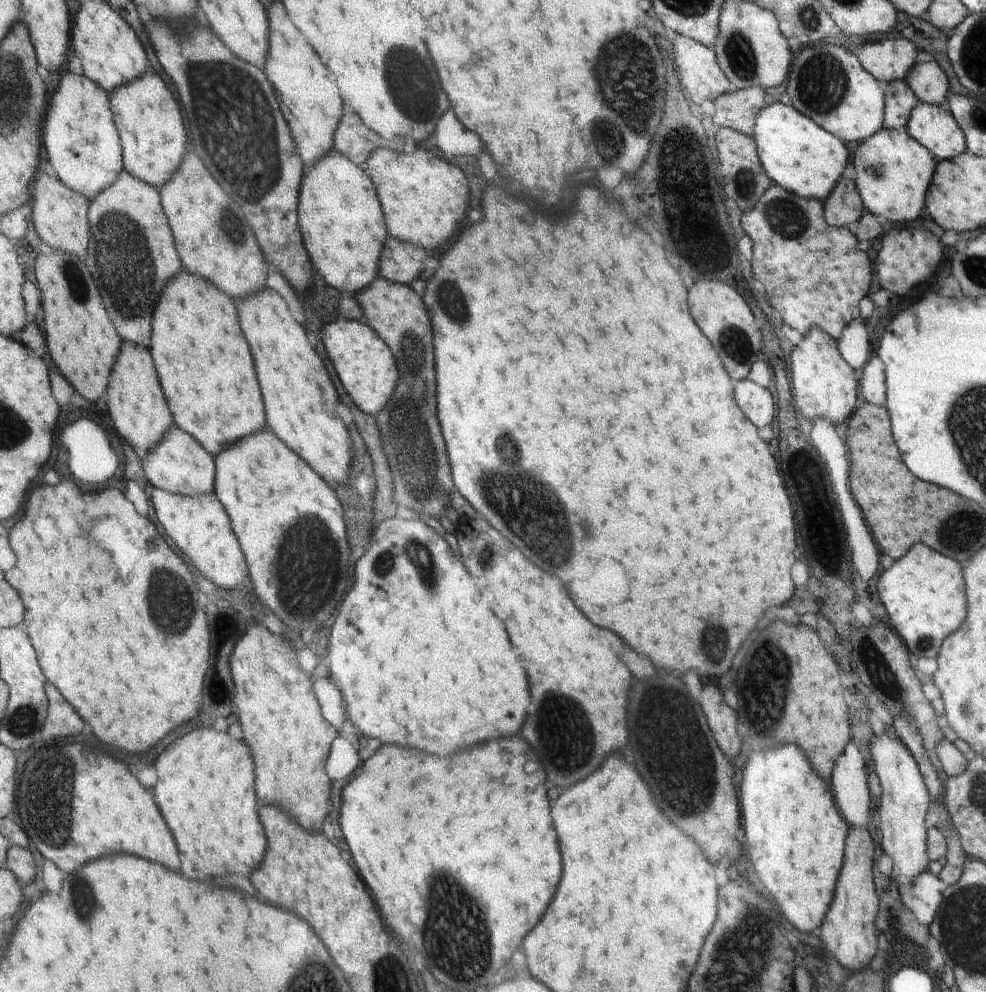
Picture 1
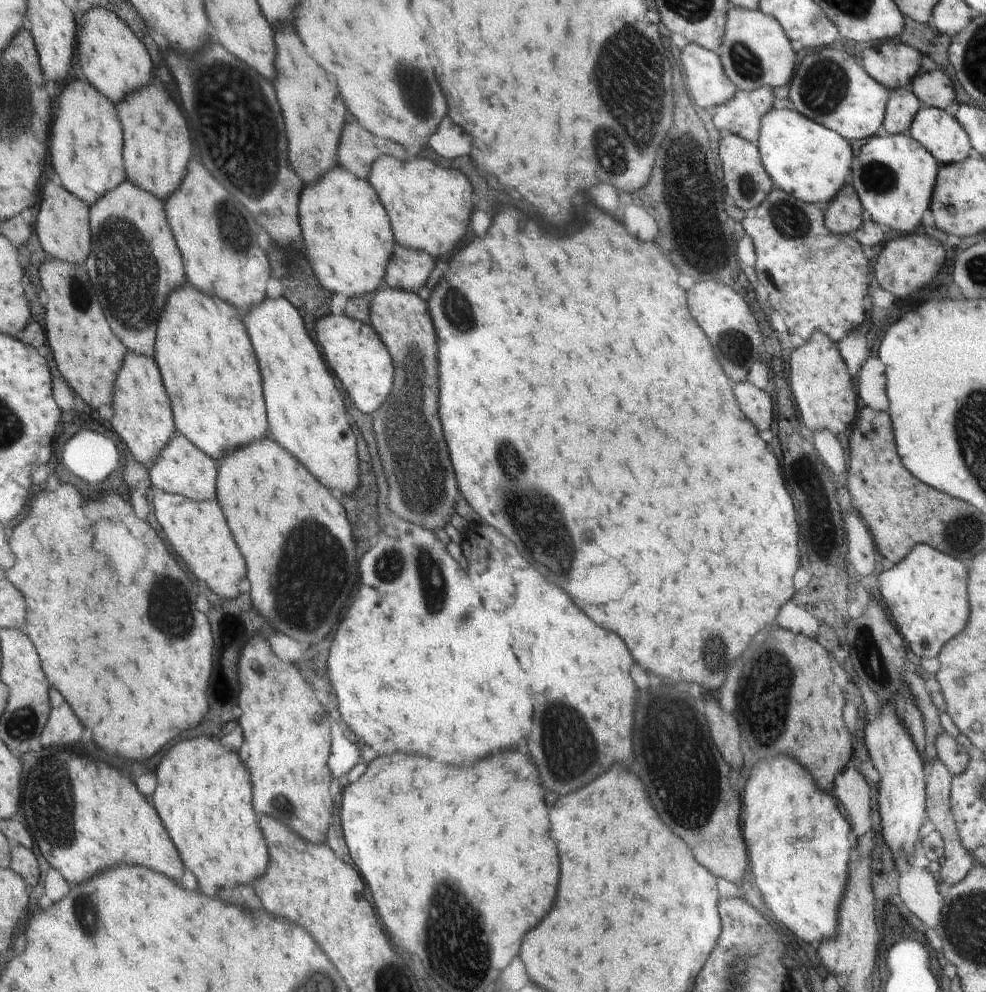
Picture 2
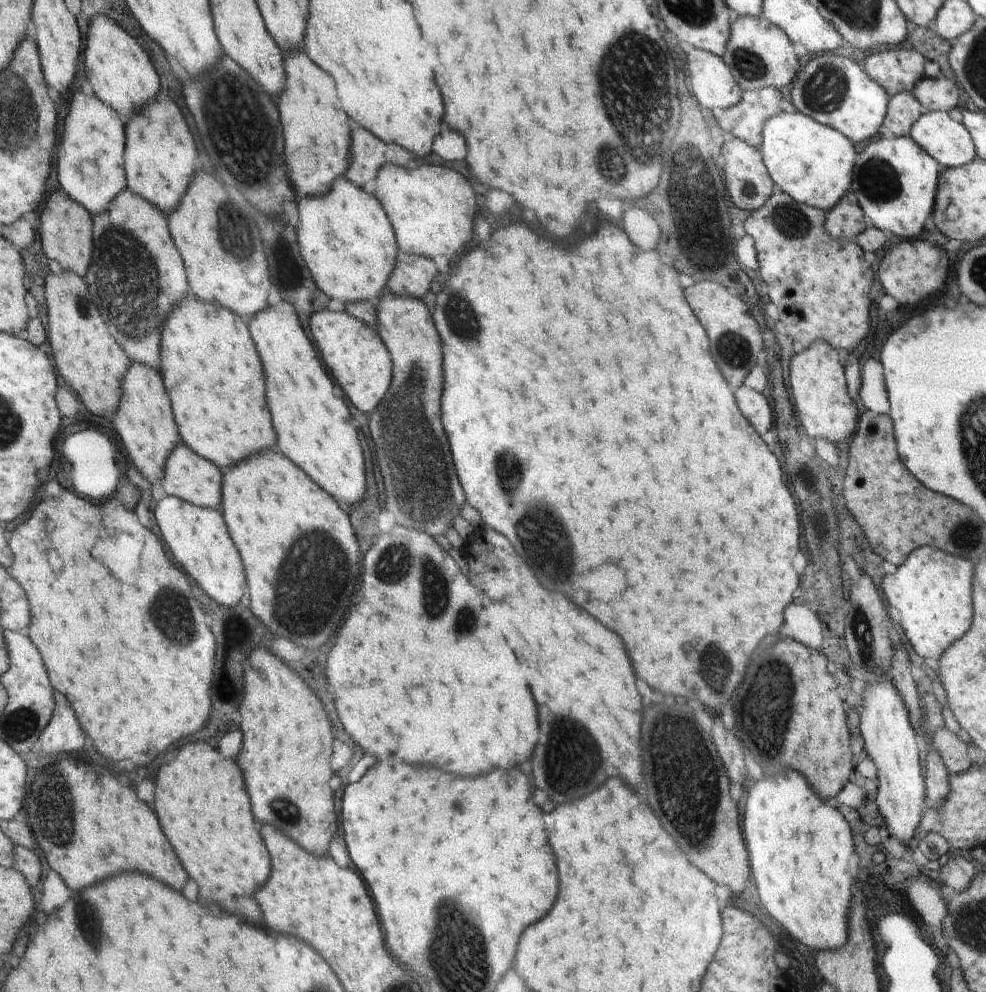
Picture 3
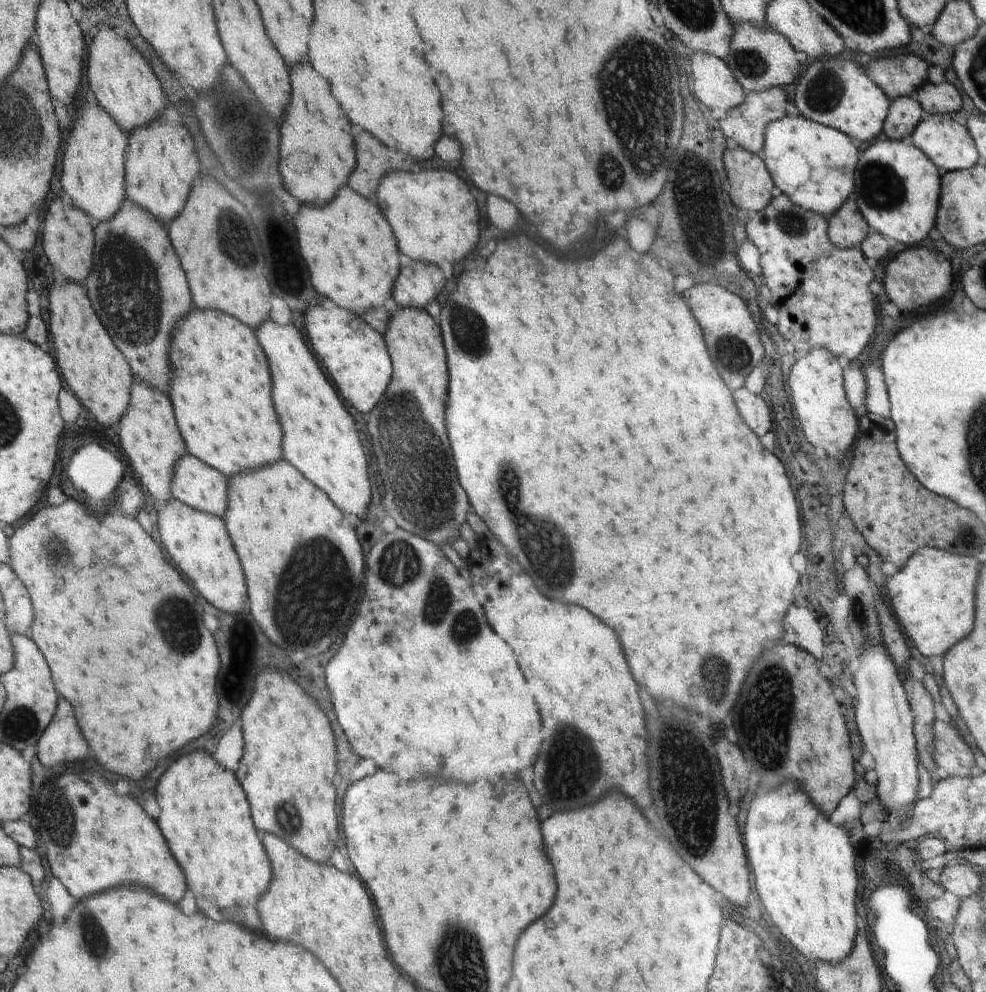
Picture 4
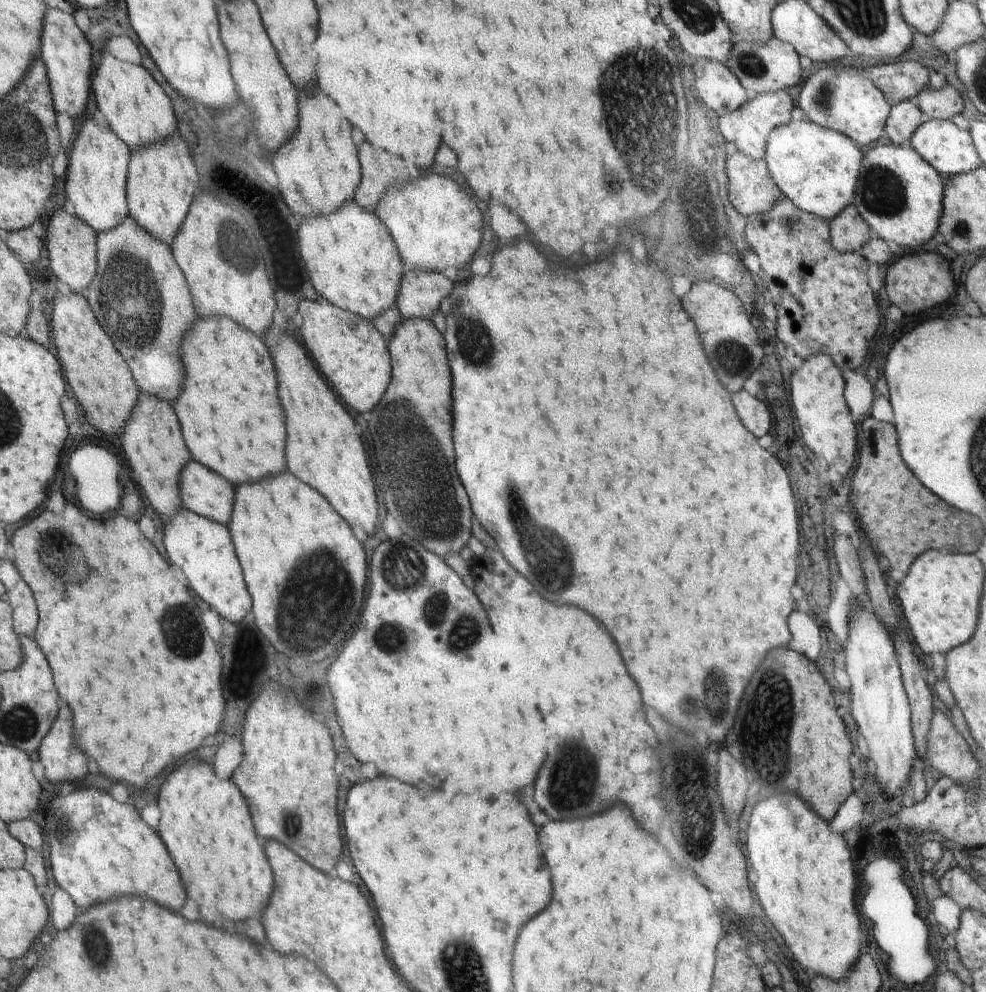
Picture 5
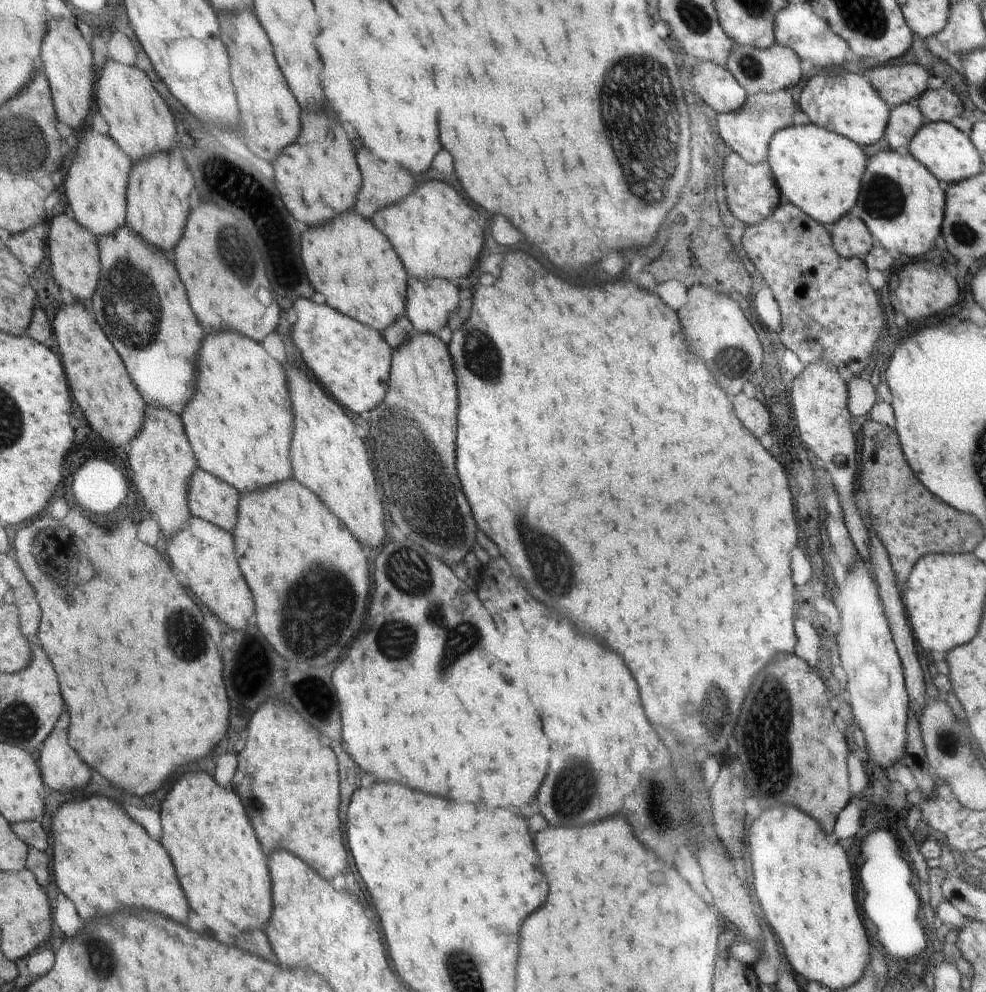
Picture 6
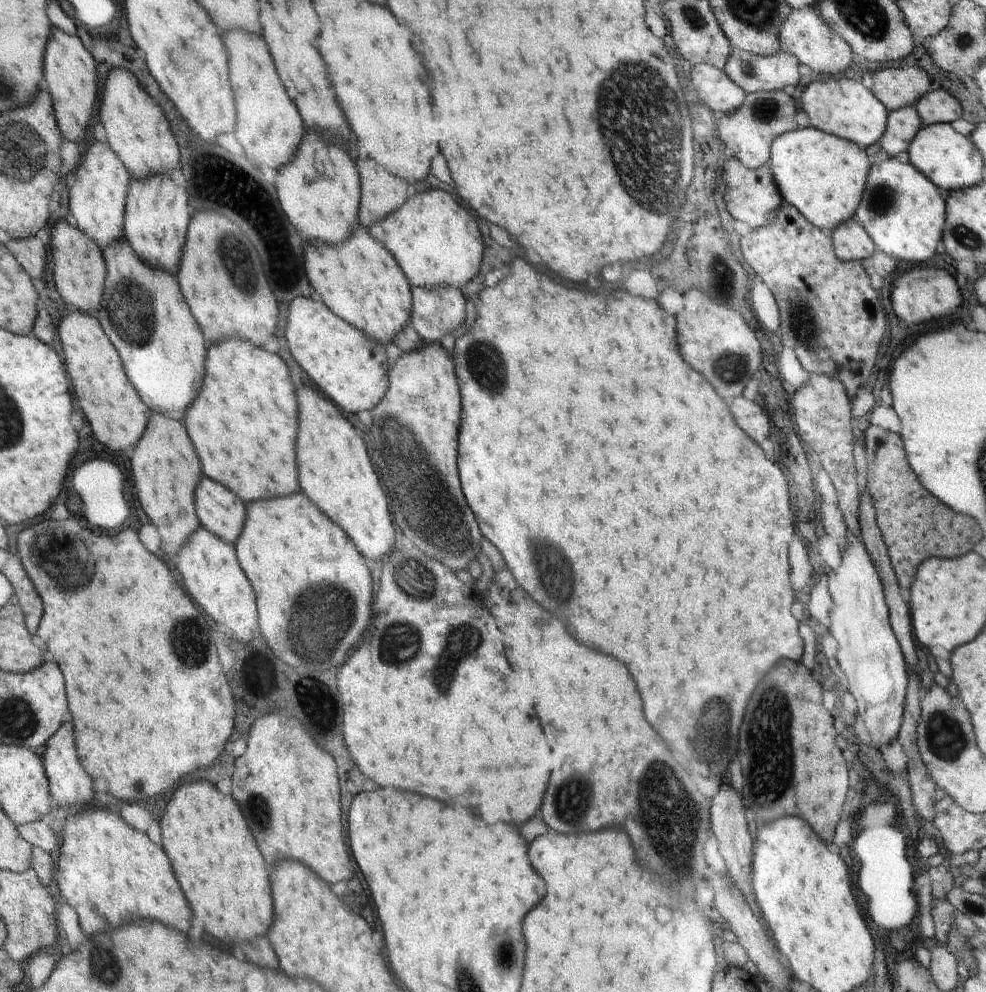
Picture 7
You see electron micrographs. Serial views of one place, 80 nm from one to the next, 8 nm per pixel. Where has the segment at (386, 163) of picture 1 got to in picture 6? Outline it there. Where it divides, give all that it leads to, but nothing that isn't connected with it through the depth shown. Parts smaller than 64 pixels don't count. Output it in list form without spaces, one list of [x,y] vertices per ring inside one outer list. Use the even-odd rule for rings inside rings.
[[[436,180],[424,182],[400,202],[380,208],[378,216],[372,220],[390,236],[390,240],[394,240],[398,256],[406,260],[406,268],[410,268],[410,276],[414,278],[462,280],[478,262],[484,244],[476,210],[468,206],[450,184]]]

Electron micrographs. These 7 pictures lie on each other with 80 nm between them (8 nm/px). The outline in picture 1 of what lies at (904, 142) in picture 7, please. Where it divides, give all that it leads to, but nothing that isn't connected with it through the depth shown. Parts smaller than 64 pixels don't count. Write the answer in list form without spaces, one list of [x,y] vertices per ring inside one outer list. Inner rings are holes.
[[[904,80],[881,82],[885,94],[883,126],[886,129],[906,129],[914,108],[920,102]]]

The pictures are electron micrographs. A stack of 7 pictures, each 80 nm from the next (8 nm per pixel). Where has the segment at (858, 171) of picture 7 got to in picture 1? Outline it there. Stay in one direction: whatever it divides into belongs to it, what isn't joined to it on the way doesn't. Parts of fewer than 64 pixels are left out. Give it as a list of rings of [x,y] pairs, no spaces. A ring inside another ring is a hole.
[[[778,101],[767,104],[757,116],[752,137],[770,180],[807,199],[828,199],[848,162],[848,150],[840,142],[840,137],[824,130],[792,106],[784,106]]]

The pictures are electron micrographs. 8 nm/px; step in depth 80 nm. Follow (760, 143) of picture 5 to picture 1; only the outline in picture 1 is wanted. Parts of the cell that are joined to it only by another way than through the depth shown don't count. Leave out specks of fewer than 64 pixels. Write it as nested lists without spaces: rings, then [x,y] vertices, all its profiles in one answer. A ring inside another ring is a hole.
[[[760,85],[747,89],[738,89],[714,100],[715,112],[712,125],[717,128],[728,127],[753,136],[756,118],[765,108],[766,92]]]

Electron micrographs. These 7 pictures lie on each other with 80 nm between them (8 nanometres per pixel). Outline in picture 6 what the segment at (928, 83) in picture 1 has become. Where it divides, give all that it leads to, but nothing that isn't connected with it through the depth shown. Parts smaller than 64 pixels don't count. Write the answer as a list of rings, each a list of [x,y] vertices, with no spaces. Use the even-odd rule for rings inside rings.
[[[930,89],[915,102],[921,109],[926,122],[944,121],[960,116],[965,110],[957,94],[950,89]]]

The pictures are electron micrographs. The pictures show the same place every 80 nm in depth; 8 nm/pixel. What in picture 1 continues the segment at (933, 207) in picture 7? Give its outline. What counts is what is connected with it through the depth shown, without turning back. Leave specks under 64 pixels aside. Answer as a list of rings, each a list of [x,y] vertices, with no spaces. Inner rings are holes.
[[[882,128],[870,139],[862,141],[854,152],[855,184],[866,210],[888,222],[912,222],[920,216],[924,196],[934,174],[933,153],[909,135],[907,129]]]

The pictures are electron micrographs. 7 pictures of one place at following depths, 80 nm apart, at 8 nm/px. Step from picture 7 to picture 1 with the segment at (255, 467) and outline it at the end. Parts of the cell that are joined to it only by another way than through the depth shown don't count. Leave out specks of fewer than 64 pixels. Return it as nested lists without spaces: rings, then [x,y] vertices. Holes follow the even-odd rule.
[[[184,272],[178,276],[178,280],[174,280],[174,284],[170,284],[170,288],[166,288],[166,296],[162,296],[162,304],[158,306],[158,316],[154,316],[154,344],[150,349],[154,352],[155,363],[177,424],[193,434],[215,458],[230,444],[268,426],[254,360],[238,324],[236,306],[224,292],[214,288],[214,284]]]

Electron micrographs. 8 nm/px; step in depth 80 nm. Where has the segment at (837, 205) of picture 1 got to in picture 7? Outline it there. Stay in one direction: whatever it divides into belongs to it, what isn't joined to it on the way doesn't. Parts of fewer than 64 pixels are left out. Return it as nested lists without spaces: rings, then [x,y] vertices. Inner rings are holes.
[[[856,218],[846,219],[844,223],[833,230],[834,248],[836,255],[846,262],[868,259],[874,255],[875,242],[869,231]]]

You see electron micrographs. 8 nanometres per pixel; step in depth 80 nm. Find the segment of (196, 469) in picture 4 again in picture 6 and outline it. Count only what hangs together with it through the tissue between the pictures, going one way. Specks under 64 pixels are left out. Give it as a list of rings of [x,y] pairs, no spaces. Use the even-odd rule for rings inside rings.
[[[200,468],[193,474],[189,501],[194,516],[226,528],[226,532],[234,530],[240,494],[226,482],[216,480]]]

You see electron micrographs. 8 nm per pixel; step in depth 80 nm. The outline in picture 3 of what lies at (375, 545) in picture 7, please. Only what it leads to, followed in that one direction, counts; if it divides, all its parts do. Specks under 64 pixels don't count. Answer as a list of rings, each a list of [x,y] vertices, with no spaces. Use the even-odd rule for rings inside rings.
[[[282,301],[269,308],[270,312],[262,312],[258,320],[250,320],[250,328],[254,328],[254,340],[258,340],[266,372],[270,372],[270,412],[274,412],[274,424],[278,424],[276,450],[290,456],[326,492],[352,504],[366,490],[364,460],[352,416],[344,400],[336,396],[334,384],[304,334],[294,307]]]

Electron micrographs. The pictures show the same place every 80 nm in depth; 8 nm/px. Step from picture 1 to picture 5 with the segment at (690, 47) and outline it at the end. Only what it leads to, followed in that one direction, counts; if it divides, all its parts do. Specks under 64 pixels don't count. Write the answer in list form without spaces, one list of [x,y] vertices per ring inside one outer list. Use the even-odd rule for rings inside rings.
[[[697,58],[693,60],[691,68],[696,92],[713,114],[736,111],[750,99],[748,90],[722,61]]]

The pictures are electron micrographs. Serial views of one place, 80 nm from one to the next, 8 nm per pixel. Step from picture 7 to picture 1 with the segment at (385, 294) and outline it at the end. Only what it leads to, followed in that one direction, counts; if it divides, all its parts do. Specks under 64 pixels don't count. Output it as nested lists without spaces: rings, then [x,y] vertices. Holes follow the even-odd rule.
[[[334,152],[334,156],[326,156],[326,164],[318,164],[318,168],[308,170],[306,184],[302,184],[302,236],[306,238],[306,250],[310,252],[316,272],[332,288],[352,295],[366,290],[366,286],[370,286],[380,276],[378,262],[386,234],[384,214],[380,210],[374,184],[356,164],[344,158],[343,154]]]

